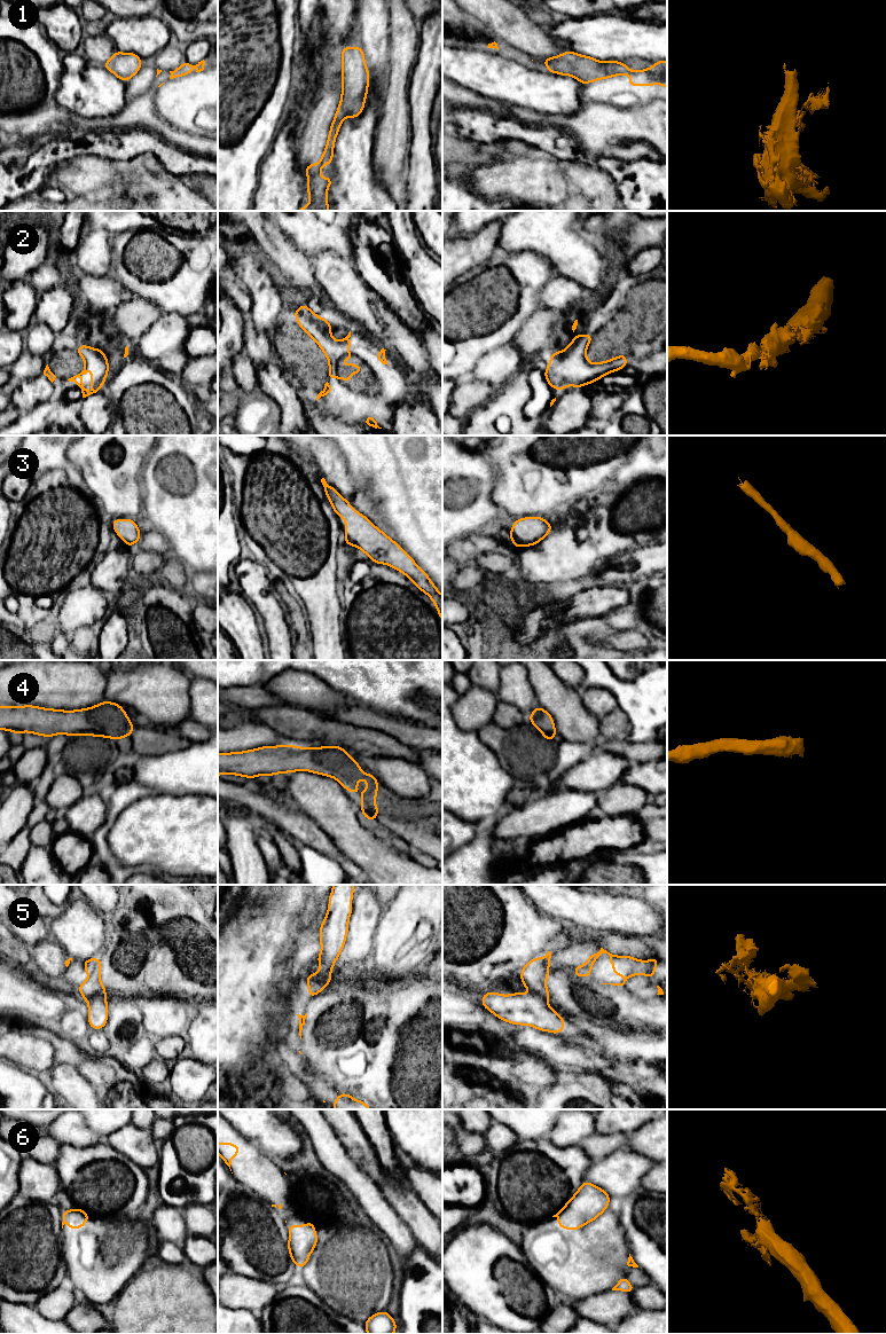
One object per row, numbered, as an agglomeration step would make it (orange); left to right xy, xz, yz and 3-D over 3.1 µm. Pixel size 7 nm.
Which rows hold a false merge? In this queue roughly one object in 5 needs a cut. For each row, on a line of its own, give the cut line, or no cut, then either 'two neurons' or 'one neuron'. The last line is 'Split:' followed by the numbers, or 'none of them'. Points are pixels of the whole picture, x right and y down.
1: no cut; one neuron
2: no cut; one neuron
3: no cut; one neuron
4: no cut; one neuron
5: cut in xy along (104, 995), (94, 995), (88, 999); two neurons
6: no cut; one neuron
Split: 5

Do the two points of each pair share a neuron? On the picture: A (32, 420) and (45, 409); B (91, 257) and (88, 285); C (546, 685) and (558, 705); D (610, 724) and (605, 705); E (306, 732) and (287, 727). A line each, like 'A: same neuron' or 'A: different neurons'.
A: same neuron
B: different neurons
C: same neuron
D: different neurons
E: same neuron

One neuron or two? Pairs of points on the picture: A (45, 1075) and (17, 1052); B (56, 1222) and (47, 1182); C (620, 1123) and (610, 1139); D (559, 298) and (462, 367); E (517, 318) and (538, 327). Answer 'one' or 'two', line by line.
A: one
B: two
C: two
D: two
E: two

